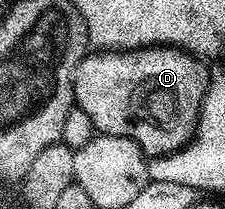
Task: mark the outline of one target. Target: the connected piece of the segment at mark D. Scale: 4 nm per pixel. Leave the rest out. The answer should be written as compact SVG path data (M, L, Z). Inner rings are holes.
M160 44L126 51L95 51L84 57L81 64L75 69L75 105L81 111L85 111L85 115L89 115L89 119L93 119L95 128L100 134L108 137L128 137L133 139L142 147L143 152L148 155L173 153L176 149L183 148L191 140L195 132L195 126L199 123L199 111L203 108L203 100L207 94L209 80L209 69L206 69L203 65L206 64L196 57L194 53L189 53L180 47L164 47Z

